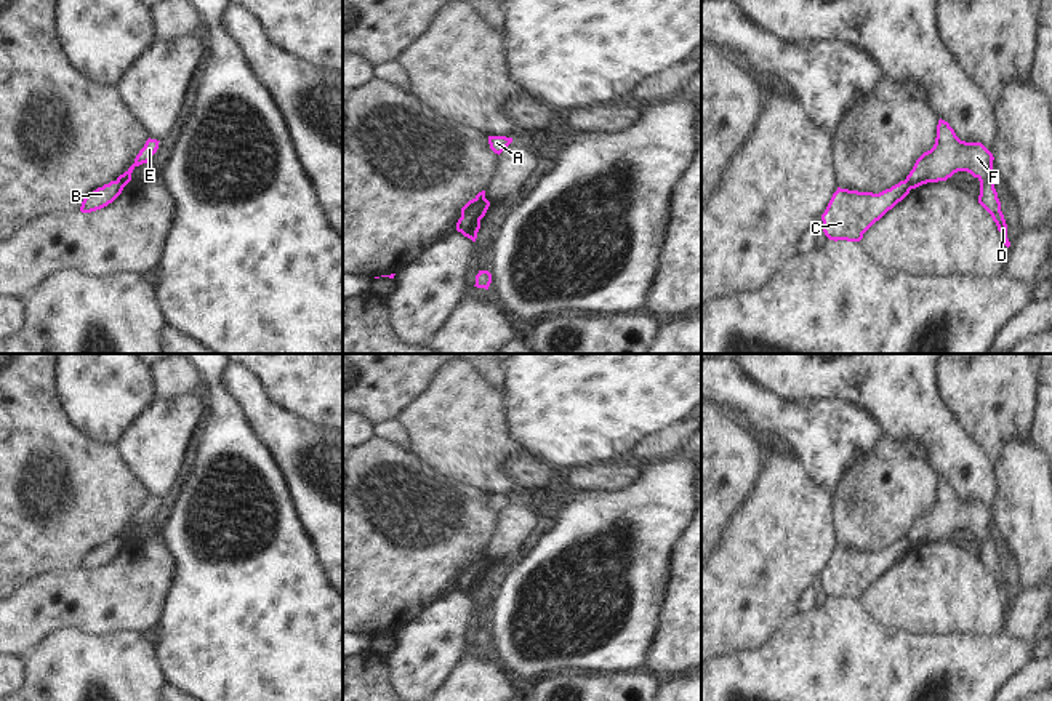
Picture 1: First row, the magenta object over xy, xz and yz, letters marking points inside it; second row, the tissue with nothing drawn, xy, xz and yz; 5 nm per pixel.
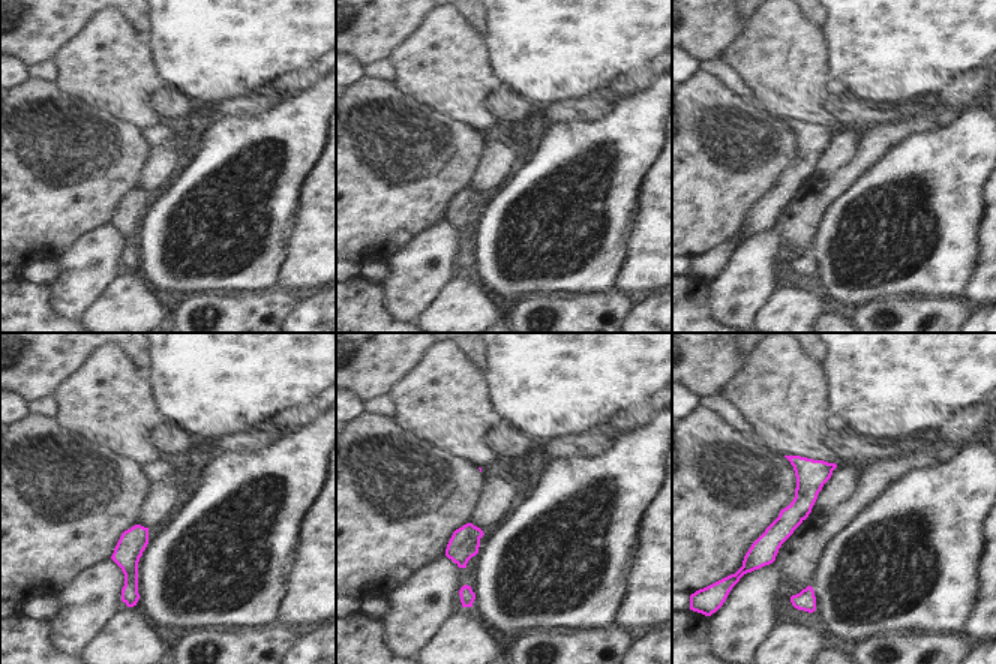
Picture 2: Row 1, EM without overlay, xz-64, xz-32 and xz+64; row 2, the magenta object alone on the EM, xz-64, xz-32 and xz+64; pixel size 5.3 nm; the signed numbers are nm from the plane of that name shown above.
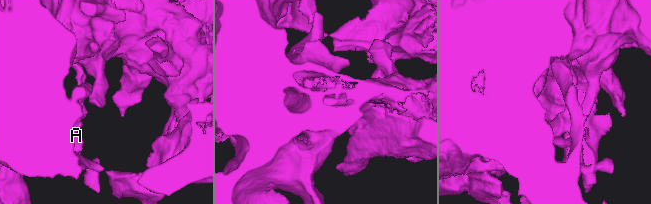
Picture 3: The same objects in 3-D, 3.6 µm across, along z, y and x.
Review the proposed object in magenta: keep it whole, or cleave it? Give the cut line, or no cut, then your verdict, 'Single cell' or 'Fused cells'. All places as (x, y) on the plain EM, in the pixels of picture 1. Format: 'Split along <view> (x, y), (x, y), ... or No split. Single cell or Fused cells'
Split along xz (485, 557), (476, 559), (461, 575). Fused cells

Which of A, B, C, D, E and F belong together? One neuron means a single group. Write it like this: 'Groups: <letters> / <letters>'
Groups: A B C / D E F

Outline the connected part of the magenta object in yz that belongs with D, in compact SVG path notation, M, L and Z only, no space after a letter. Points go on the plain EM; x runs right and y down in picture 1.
M938 479L935 503L924 511L906 535L911 547L927 541L946 539L958 530L967 530L980 539L978 562L991 573L1009 607L1007 583L994 547L993 512L982 501L961 499L948 480Z

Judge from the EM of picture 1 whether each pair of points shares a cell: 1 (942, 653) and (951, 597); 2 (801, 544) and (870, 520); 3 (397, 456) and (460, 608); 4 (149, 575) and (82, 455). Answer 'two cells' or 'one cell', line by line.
1: two cells
2: two cells
3: two cells
4: two cells

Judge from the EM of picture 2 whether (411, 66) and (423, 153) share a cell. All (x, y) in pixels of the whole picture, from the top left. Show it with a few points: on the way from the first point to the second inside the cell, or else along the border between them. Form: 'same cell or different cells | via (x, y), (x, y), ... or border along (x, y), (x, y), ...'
different cells | border along (392, 83), (404, 96), (447, 117)

